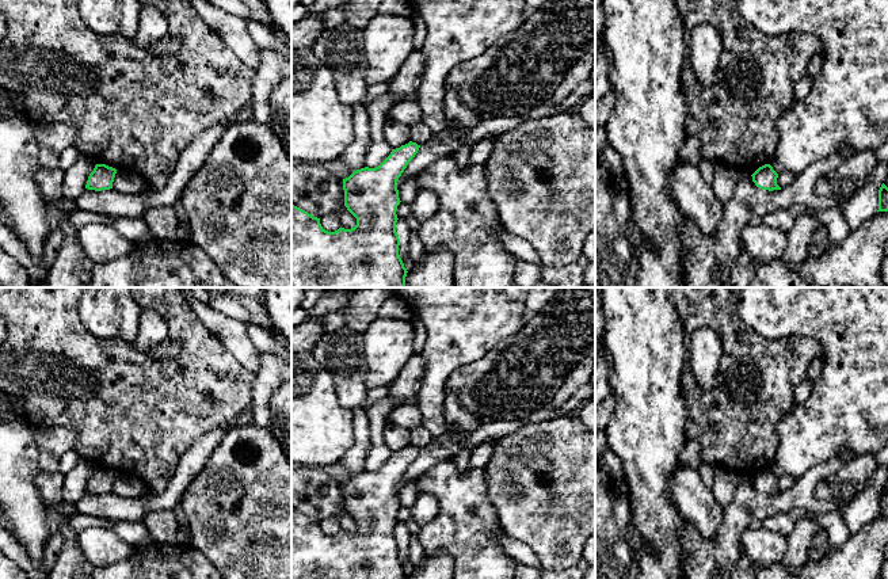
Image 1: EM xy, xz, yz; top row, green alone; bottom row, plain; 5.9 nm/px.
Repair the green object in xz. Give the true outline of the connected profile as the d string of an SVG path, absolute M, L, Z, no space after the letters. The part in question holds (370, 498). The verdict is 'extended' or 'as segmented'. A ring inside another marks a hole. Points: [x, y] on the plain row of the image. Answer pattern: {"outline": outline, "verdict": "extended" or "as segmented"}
{"outline": "M423 426L411 430L411 445L396 452L376 472L361 472L343 483L344 510L357 522L351 533L325 534L320 522L291 508L291 579L407 579L396 536L400 508L397 484L419 452L434 441Z", "verdict": "extended"}

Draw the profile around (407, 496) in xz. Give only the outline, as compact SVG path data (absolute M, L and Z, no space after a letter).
M416 479L412 481L408 481L401 491L399 492L399 502L401 506L411 508L416 499L418 499L419 491L416 488Z

